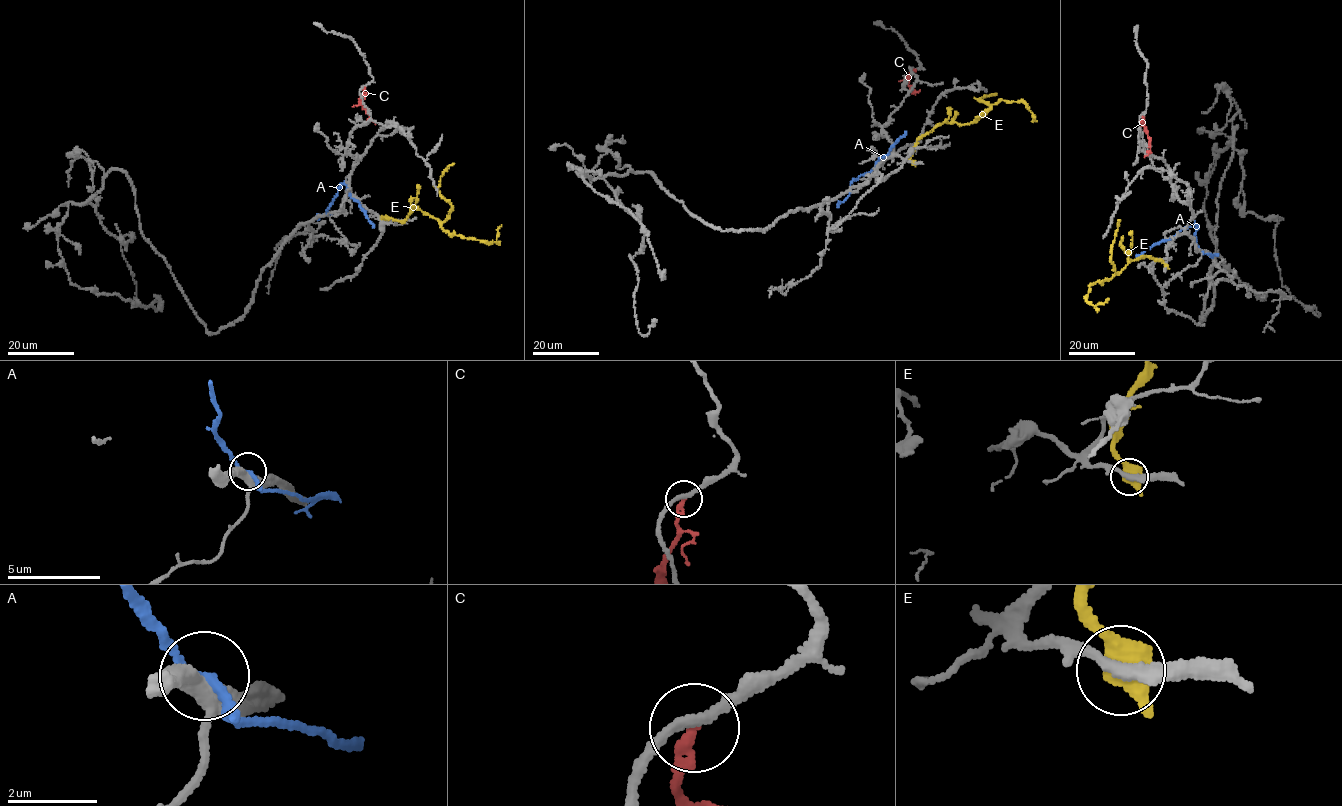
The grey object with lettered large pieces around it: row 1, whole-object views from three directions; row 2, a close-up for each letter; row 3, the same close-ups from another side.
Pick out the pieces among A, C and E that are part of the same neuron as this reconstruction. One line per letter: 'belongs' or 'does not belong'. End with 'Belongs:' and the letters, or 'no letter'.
A: does not belong
C: does not belong
E: does not belong
Belongs: no letter

